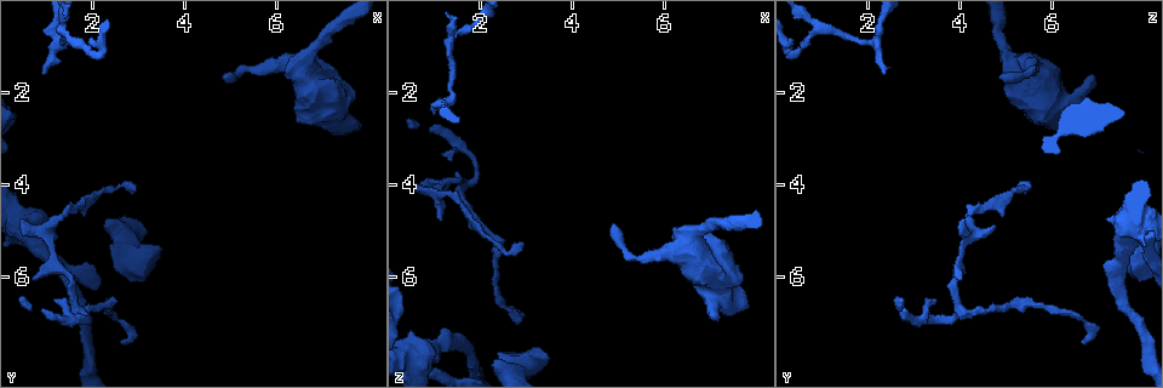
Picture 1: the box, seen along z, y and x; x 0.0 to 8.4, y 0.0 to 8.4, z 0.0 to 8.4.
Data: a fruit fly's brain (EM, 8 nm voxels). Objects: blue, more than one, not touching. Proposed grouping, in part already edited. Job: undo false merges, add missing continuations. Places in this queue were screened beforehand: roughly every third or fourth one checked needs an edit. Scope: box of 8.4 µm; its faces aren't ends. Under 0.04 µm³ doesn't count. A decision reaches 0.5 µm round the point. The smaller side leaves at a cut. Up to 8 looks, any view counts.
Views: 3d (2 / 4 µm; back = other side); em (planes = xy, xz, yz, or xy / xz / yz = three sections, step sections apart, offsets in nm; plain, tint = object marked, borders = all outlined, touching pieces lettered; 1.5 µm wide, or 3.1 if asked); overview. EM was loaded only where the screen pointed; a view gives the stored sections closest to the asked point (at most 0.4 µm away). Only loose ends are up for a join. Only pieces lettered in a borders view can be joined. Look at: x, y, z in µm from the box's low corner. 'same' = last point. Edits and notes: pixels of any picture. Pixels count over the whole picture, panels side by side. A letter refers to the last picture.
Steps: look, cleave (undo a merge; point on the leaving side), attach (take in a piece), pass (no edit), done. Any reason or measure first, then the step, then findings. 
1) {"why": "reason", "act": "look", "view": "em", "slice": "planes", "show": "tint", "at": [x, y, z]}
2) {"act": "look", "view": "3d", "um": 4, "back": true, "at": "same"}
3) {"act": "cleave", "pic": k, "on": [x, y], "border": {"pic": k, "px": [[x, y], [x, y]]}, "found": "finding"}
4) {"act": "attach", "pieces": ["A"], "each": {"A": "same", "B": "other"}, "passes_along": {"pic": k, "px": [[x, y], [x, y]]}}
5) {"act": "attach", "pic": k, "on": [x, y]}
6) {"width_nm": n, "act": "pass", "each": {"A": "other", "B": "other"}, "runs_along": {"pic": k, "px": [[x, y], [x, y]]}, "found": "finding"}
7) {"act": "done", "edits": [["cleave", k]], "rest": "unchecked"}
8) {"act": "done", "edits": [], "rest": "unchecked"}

{"why": "calibre changes", "act": "look", "view": "3d", "um": 4, "at": [6.75, 1.80, 5.65]}

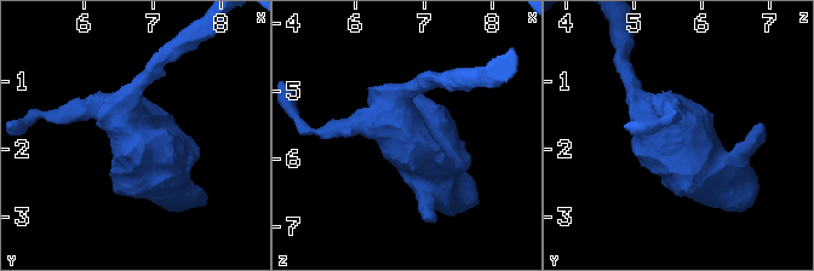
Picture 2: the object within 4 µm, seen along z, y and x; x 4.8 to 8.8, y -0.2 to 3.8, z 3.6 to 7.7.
{"act": "look", "view": "em", "slice": "xy", "step": 8, "show": "tint", "at": "same"}

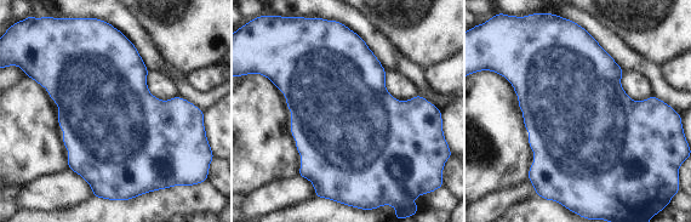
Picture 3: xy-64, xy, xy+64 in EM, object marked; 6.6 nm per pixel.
{"why": "cut it another way", "act": "look", "view": "em", "slice": "planes", "show": "borders", "at": "same"}

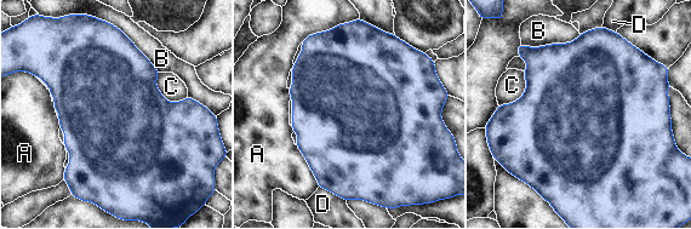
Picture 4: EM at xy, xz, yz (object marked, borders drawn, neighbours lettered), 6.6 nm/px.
{"width_nm": 1000, "act": "pass", "each": {"A": "other", "B": "other", "C": "other", "D": "other"}, "border": {"pic": 4, "px": [[158, 73], [167, 101], [187, 97]]}, "found": "one neuron here"}

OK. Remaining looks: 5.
{"why": "an open end", "act": "look", "view": "em", "slice": "planes", "show": "borders", "at": [7.85, 2.75, 6.70]}

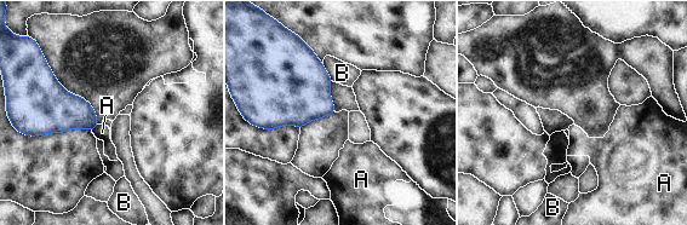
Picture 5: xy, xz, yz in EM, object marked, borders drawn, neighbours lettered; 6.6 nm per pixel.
{"longest_contact_nm": ["B", 140], "act": "pass", "each": {"A": "other", "B": "other"}, "found": "none of them fits"}

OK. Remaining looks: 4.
{"why": "free end", "act": "look", "view": "3d", "um": 4, "at": [0.95, 1.60, 2.40]}

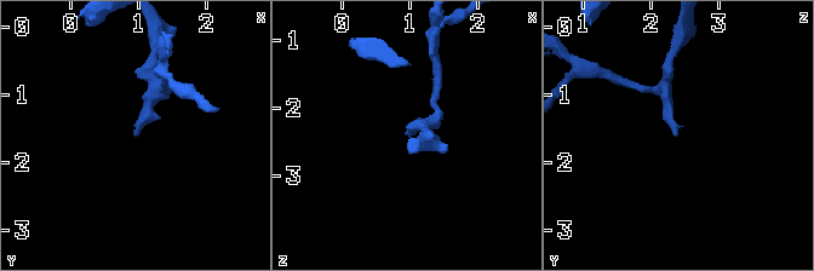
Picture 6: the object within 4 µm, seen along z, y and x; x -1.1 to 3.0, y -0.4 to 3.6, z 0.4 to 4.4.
{"act": "look", "view": "em", "slice": "planes", "show": "borders", "at": [0.95, 1.60, 2.35]}

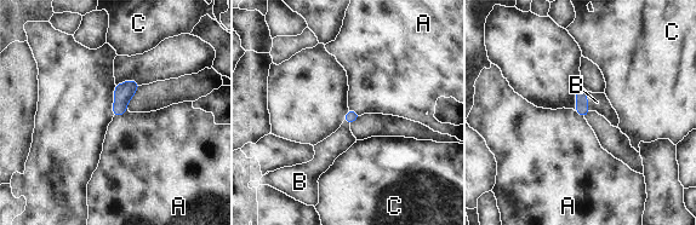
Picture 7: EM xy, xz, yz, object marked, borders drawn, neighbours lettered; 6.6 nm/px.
{"width_nm": 80, "act": "attach", "pieces": ["B"], "each": {"A": "other", "B": "same", "C": "other"}, "found": "the neuron continues"}

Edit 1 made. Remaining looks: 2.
{"act": "done", "edits": [["attach", 7]], "rest": "unchecked"}

